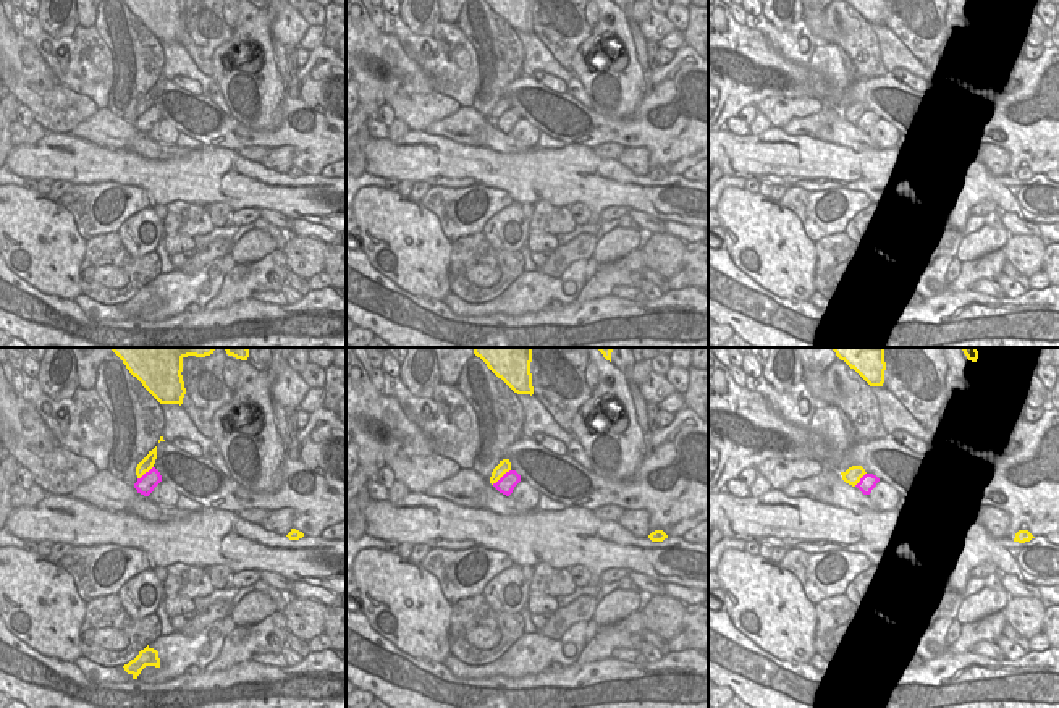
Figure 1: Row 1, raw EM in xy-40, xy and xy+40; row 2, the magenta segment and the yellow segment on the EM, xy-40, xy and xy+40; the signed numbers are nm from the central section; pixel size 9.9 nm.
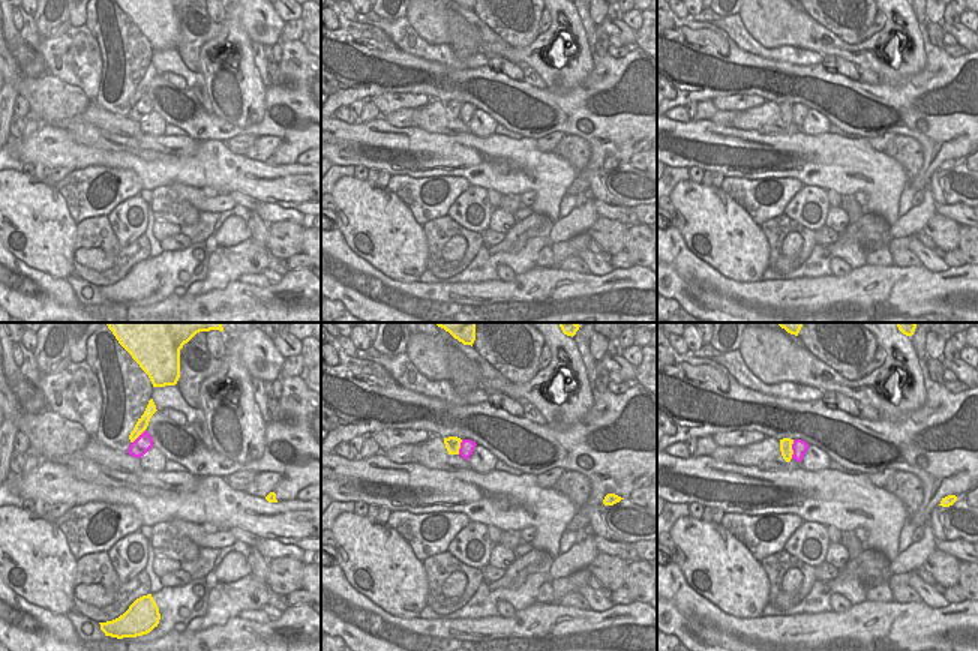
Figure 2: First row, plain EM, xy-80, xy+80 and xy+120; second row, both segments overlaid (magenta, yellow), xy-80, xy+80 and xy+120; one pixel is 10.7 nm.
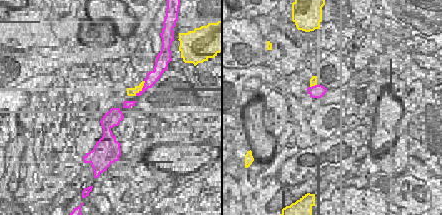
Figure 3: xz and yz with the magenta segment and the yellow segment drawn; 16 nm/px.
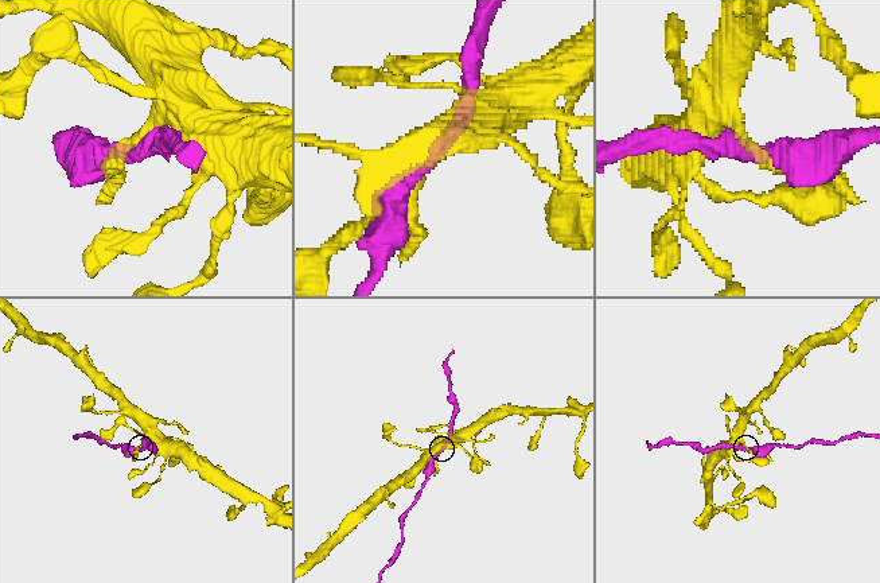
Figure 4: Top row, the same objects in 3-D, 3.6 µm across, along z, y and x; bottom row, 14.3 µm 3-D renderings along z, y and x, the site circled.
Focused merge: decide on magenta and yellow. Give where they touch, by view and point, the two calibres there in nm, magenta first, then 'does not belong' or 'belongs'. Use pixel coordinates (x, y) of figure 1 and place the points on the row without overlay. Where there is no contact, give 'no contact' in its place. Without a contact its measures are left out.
contact xy (502, 115); calibres 170 and 130 nm; does not belong

